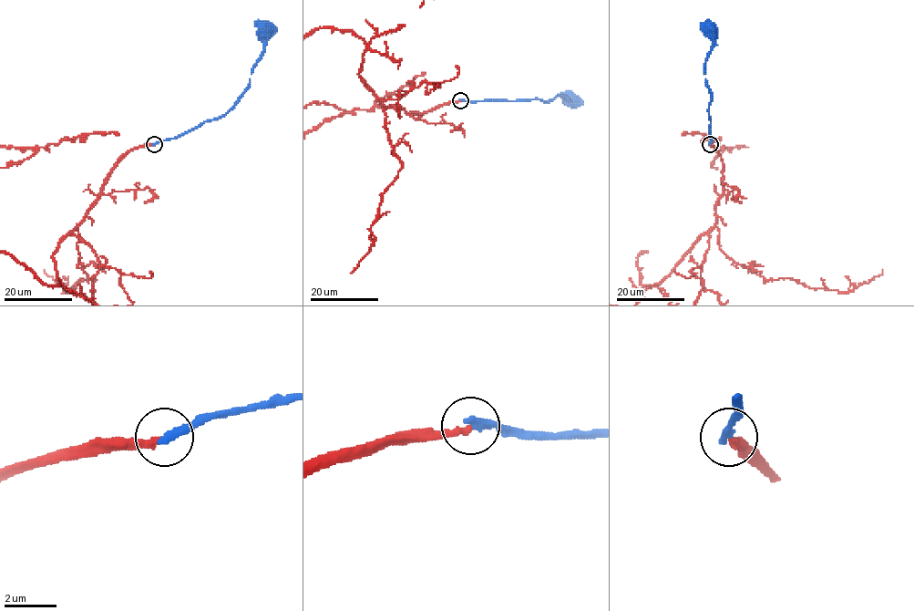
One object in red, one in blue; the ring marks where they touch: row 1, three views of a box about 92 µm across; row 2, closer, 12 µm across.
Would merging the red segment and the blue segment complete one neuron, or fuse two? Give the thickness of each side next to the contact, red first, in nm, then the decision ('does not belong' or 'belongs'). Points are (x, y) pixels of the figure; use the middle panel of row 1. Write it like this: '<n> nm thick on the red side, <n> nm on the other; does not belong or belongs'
240 nm thick on the red side, 320 nm on the other; does not belong

